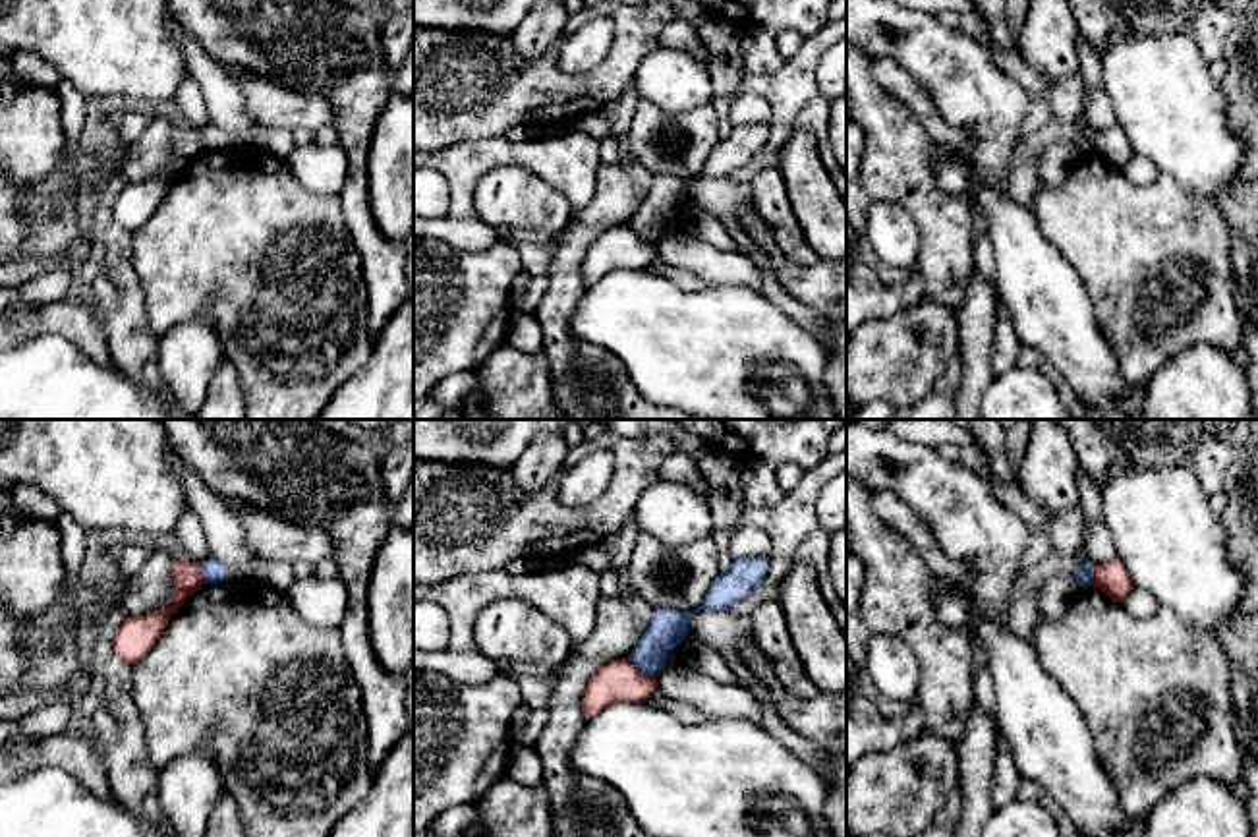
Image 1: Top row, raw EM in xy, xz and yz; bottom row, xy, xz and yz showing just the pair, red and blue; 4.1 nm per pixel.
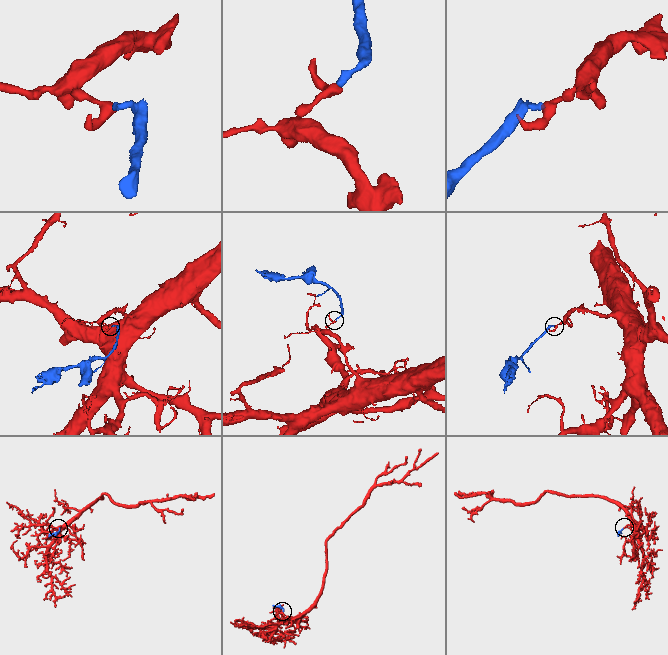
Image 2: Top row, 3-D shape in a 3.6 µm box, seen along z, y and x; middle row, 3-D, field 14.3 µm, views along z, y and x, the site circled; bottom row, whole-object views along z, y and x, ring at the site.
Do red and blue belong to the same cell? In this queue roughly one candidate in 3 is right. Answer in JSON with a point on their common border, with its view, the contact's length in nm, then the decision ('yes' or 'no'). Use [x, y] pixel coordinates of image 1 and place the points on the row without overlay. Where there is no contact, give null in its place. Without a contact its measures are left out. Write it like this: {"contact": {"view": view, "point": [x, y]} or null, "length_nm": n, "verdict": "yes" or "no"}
{"contact": {"view": "xz", "point": [638, 236]}, "length_nm": 140, "verdict": "no"}

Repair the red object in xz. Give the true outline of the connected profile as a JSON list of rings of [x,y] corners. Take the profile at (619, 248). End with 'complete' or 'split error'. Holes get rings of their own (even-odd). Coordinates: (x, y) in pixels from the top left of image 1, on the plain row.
[[[630,224],[601,234],[582,261],[586,286],[599,282],[618,269],[647,269],[657,255],[655,244],[643,242]]]; complete

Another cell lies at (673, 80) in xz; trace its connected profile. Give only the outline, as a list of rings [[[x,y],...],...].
[[[667,46],[642,60],[634,83],[640,99],[667,114],[690,112],[713,99],[709,60]]]

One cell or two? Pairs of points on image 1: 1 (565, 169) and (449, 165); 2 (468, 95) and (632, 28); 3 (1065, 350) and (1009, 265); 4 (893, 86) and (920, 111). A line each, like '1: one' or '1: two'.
1: one
2: one
3: one
4: one

